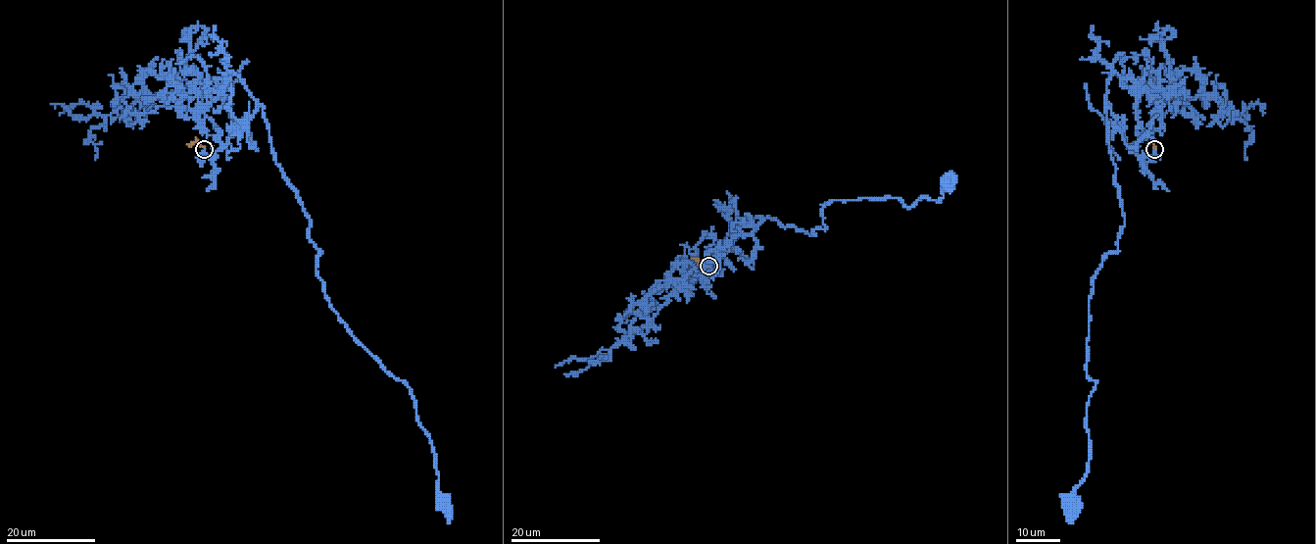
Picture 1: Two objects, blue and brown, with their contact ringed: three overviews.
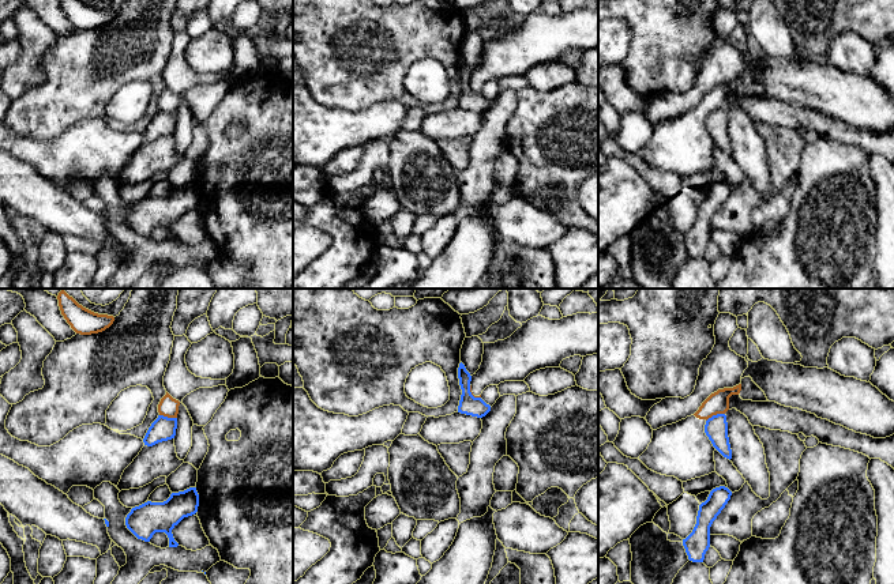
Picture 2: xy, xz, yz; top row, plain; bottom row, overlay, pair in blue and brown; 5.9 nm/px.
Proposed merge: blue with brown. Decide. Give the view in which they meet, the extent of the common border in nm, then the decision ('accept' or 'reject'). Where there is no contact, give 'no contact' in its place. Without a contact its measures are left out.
yz | 120 nm | reject

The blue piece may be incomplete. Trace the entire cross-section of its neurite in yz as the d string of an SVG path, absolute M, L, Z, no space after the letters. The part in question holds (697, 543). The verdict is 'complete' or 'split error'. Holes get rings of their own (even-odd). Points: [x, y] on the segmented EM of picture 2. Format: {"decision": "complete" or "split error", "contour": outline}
{"decision": "complete", "contour": "M720 486L710 491L707 500L699 505L696 524L692 532L683 539L683 546L692 562L703 562L710 547L710 527L730 500L732 491Z"}

